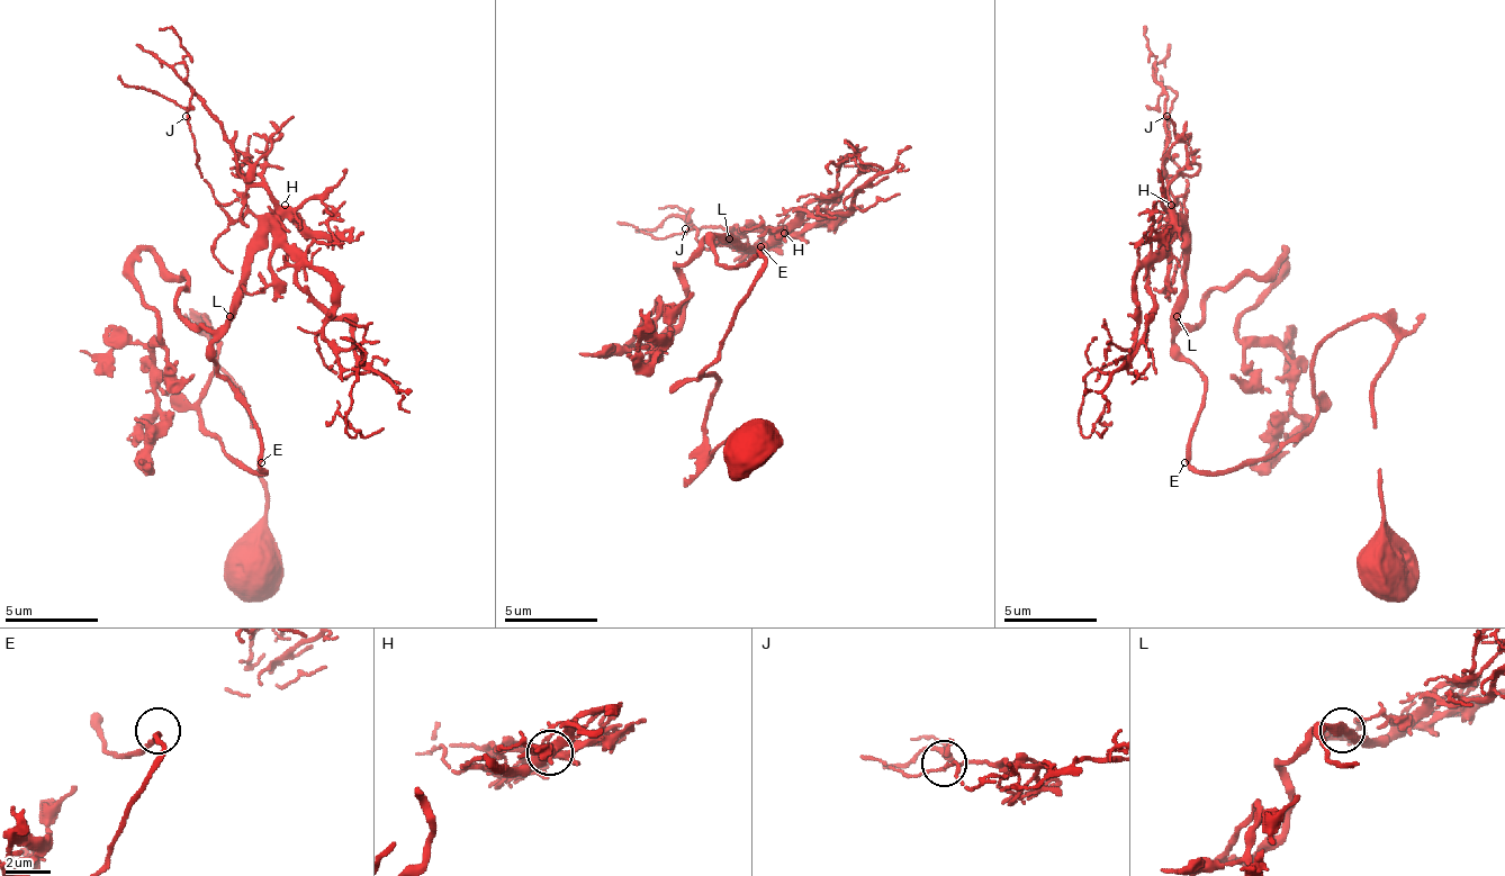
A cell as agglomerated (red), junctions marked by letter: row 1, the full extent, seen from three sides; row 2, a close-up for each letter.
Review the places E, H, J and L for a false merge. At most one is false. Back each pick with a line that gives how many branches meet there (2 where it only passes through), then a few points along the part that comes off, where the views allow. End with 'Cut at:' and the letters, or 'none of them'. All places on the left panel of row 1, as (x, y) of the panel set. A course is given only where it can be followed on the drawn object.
Cut at: none of them

